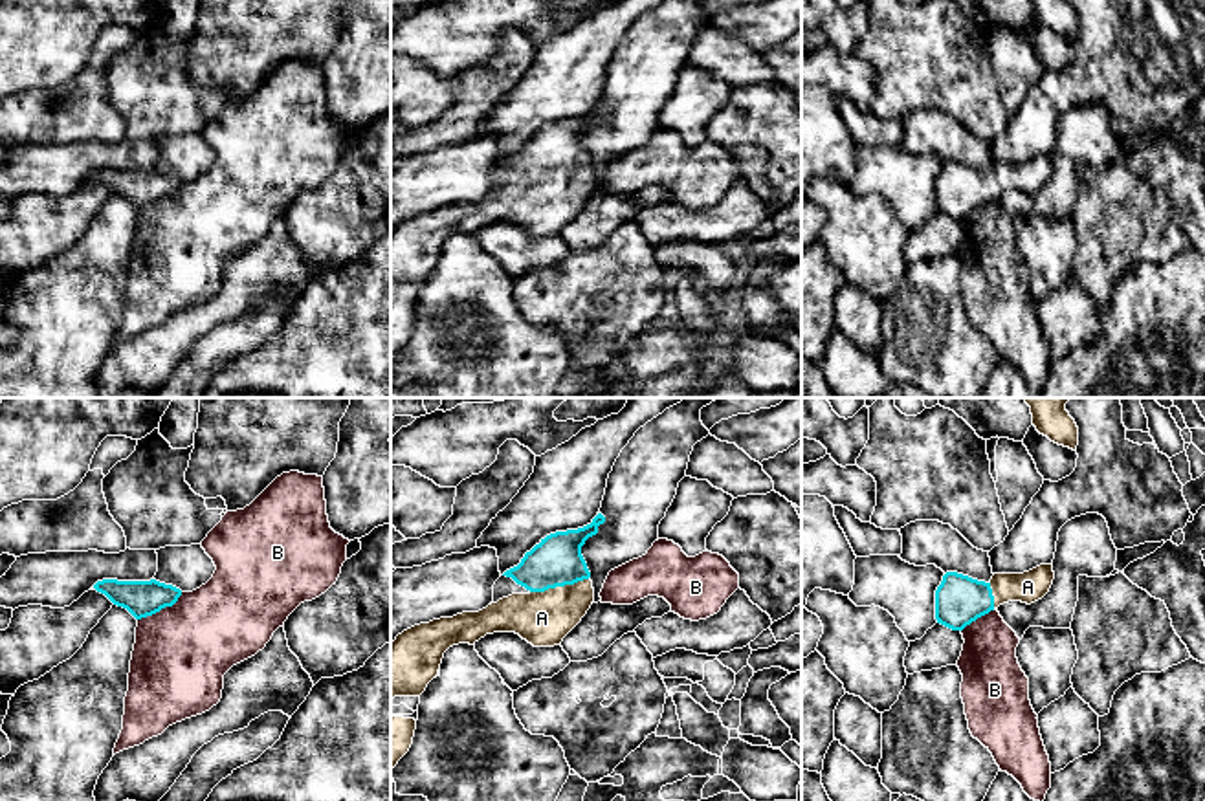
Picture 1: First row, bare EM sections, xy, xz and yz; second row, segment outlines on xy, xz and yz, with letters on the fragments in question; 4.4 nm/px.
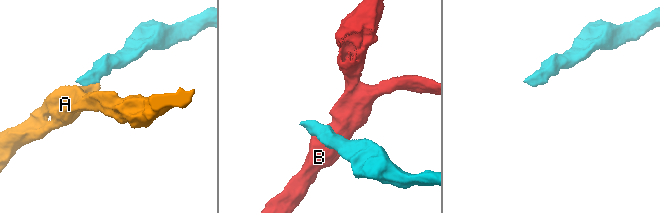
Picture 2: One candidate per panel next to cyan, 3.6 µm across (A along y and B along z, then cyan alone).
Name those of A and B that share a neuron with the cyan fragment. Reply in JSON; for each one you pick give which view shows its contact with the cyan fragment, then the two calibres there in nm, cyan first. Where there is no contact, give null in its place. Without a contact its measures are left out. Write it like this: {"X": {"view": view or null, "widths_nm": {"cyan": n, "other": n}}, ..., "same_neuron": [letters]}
{"A": {"view": "xz", "widths_nm": {"cyan": 220, "other": 240}}, "same_neuron": ["A"]}

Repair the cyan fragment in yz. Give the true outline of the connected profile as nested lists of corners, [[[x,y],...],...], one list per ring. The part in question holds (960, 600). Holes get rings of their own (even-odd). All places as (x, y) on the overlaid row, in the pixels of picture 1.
[[[1053,563],[1023,574],[994,574],[989,583],[946,572],[935,590],[935,620],[952,631],[963,631],[1003,603],[1022,601],[1031,605],[1042,599],[1053,579]]]

